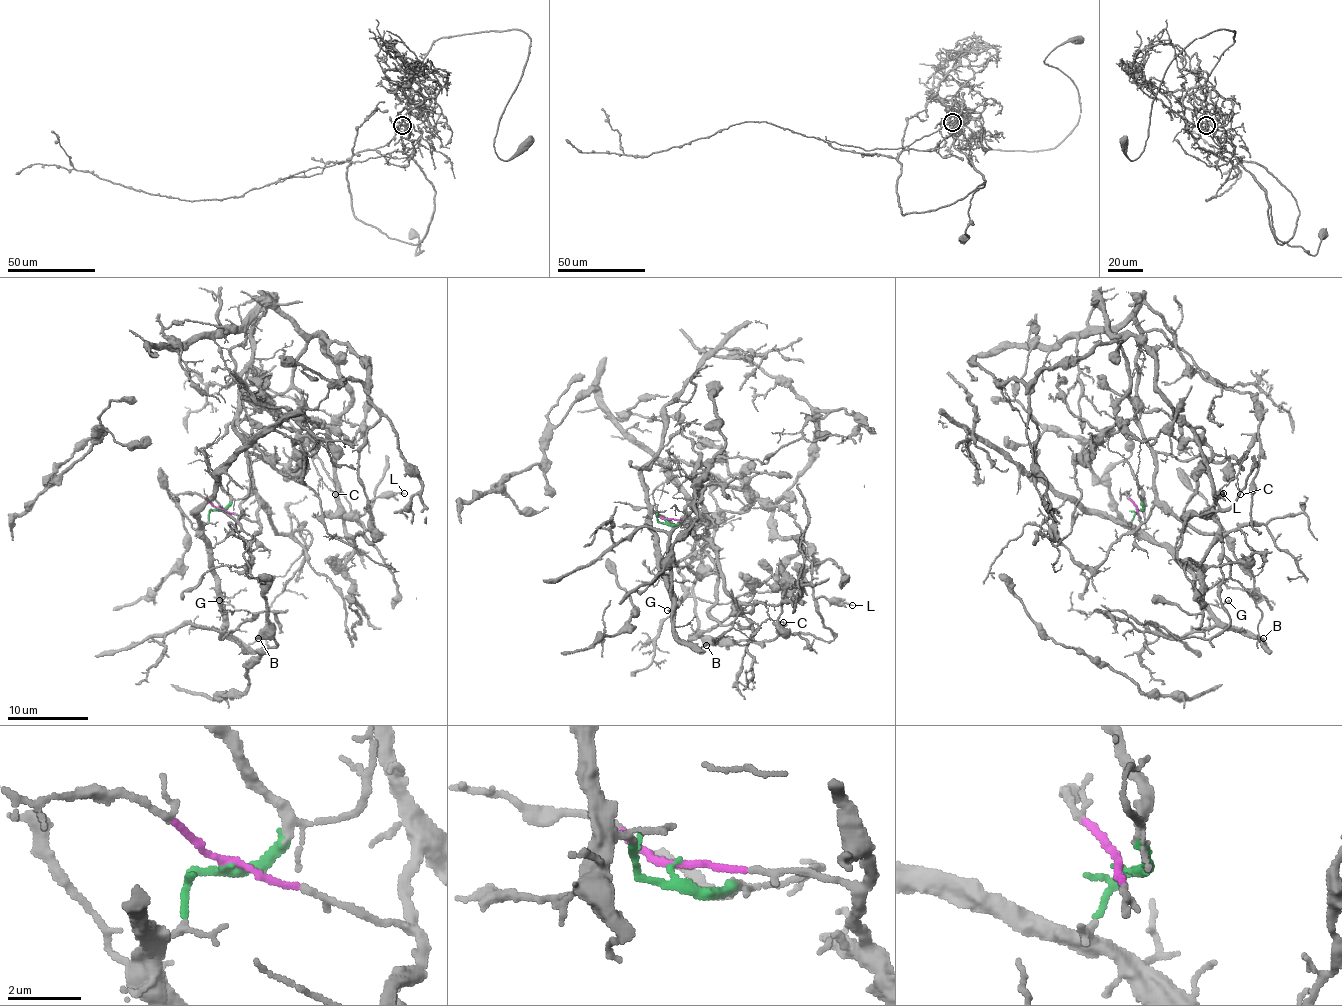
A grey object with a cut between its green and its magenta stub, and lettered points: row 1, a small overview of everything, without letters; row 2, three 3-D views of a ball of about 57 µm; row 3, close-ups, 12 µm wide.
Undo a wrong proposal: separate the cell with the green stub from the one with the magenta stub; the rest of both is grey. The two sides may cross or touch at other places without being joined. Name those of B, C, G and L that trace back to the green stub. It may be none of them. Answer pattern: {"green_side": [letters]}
{"green_side": ["B", "G"]}

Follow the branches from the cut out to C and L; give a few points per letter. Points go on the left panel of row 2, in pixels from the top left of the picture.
C: (216, 509), (257, 521), (259, 503), (249, 453), (285, 465), (305, 453), (321, 481), (336, 495)
L: (216, 509), (257, 521), (249, 453), (289, 463), (311, 430), (325, 430), (350, 517), (404, 493)

